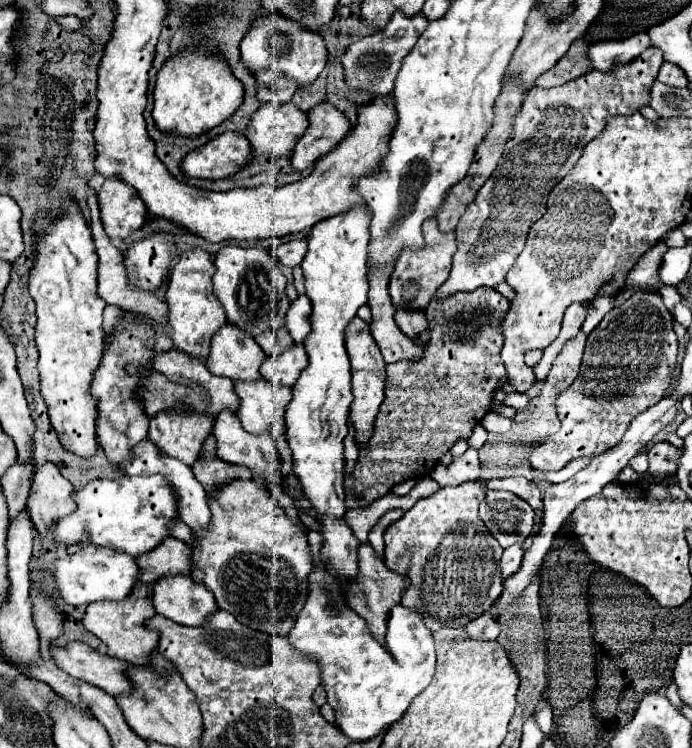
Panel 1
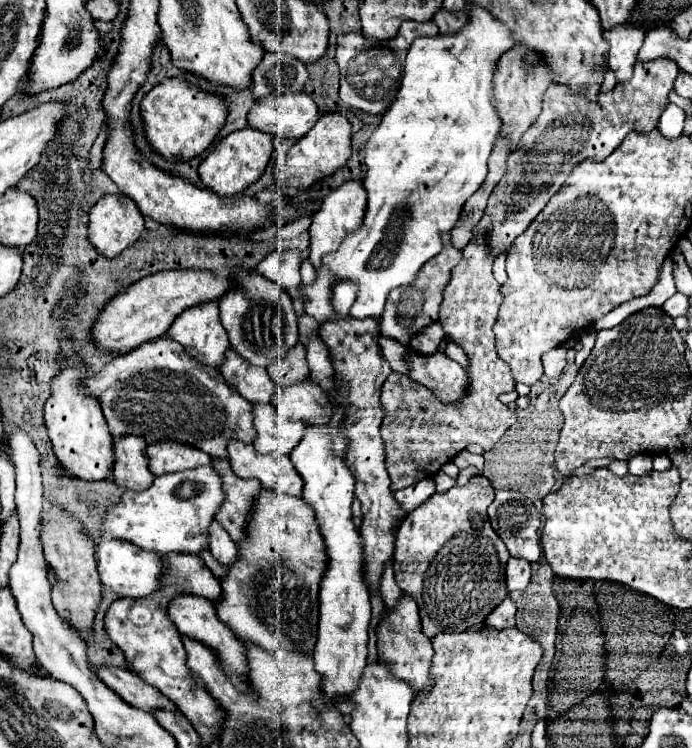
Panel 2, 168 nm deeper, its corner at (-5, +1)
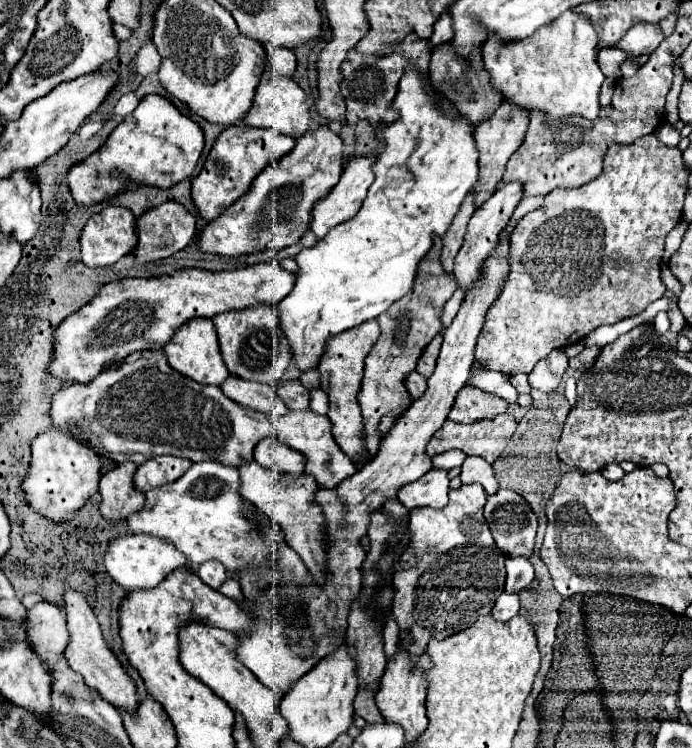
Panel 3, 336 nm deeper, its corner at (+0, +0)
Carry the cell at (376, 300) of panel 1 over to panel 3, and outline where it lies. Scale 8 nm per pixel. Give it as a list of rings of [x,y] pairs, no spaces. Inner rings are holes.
[[[464,385],[456,395],[448,419],[458,423],[474,423],[482,417],[504,413],[506,409],[508,409],[508,401],[504,401],[502,397],[496,397],[472,385]]]

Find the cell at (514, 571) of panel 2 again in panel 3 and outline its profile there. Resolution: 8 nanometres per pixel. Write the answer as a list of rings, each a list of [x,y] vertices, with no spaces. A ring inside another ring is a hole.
[[[526,557],[506,559],[506,593],[518,593],[526,589],[534,579],[534,567]]]

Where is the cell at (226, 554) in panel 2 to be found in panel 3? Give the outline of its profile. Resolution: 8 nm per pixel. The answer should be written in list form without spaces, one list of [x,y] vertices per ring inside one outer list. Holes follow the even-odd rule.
[[[210,559],[210,561],[206,561],[206,563],[202,563],[202,565],[198,567],[198,577],[200,577],[206,585],[218,589],[218,587],[226,581],[228,575],[226,575],[226,567],[224,567],[218,559]]]

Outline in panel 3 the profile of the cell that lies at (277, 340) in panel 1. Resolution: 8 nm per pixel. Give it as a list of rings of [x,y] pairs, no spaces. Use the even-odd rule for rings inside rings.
[[[298,379],[282,381],[276,391],[288,409],[308,409],[308,389]]]

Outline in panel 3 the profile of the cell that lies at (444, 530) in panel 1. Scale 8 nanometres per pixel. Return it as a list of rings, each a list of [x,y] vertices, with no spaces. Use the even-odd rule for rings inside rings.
[[[462,485],[460,489],[450,489],[450,501],[444,509],[432,509],[432,507],[418,507],[414,511],[410,511],[410,541],[408,545],[404,547],[402,555],[398,557],[398,561],[394,563],[394,577],[392,577],[392,587],[394,587],[394,603],[392,603],[392,611],[394,611],[394,619],[398,621],[400,629],[410,629],[410,635],[412,635],[412,645],[410,645],[410,651],[412,651],[412,661],[416,661],[416,657],[426,649],[426,643],[436,637],[436,639],[446,639],[466,627],[470,627],[478,617],[482,615],[488,615],[496,603],[496,599],[500,597],[500,593],[504,591],[504,577],[506,577],[506,571],[504,571],[504,561],[506,557],[498,551],[492,535],[490,535],[490,529],[486,525],[486,519],[484,519],[484,503],[486,503],[486,491],[482,485]]]

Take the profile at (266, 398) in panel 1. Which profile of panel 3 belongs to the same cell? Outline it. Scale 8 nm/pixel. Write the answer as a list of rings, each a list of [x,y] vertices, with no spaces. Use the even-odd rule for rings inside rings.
[[[276,435],[264,437],[256,445],[254,459],[268,469],[290,473],[290,475],[300,475],[306,465],[306,459],[298,451],[286,447]]]

